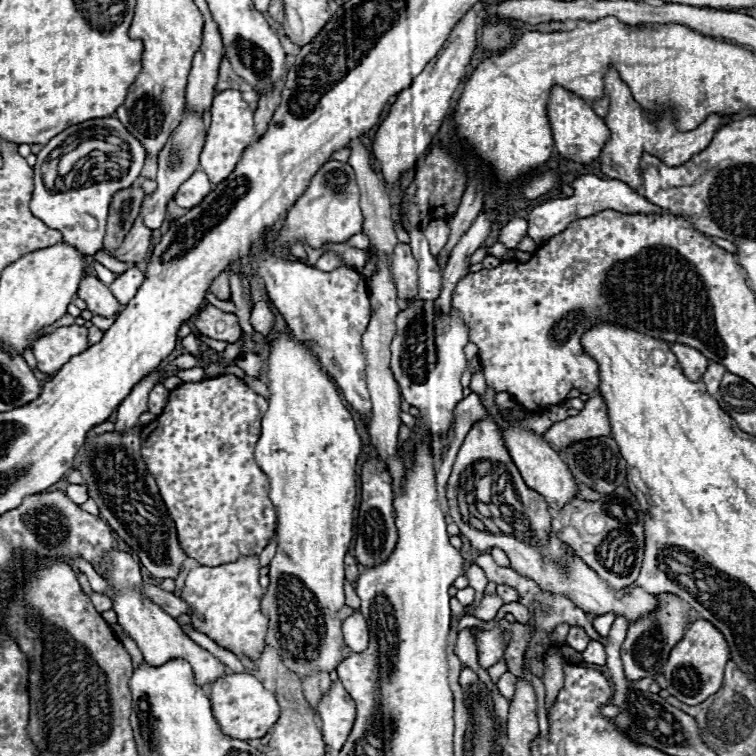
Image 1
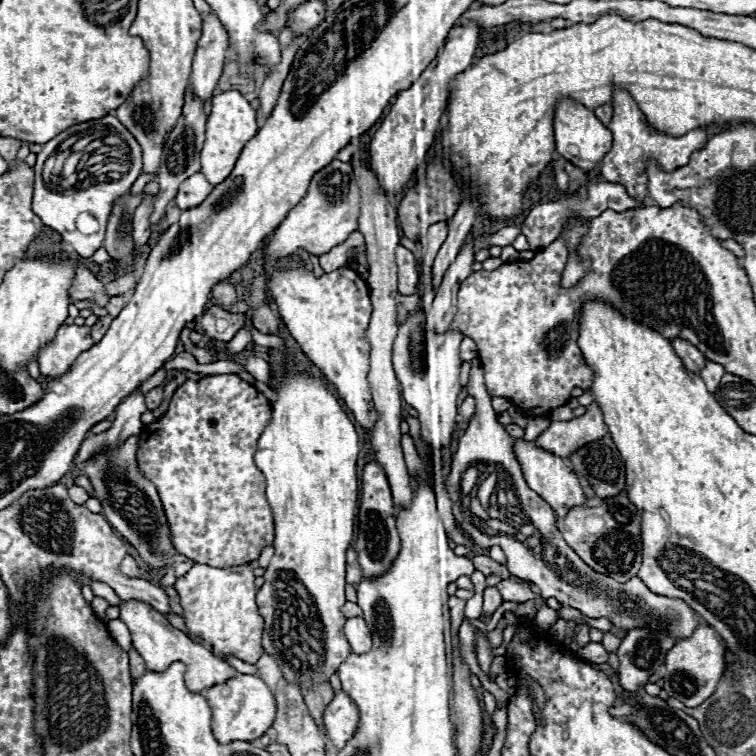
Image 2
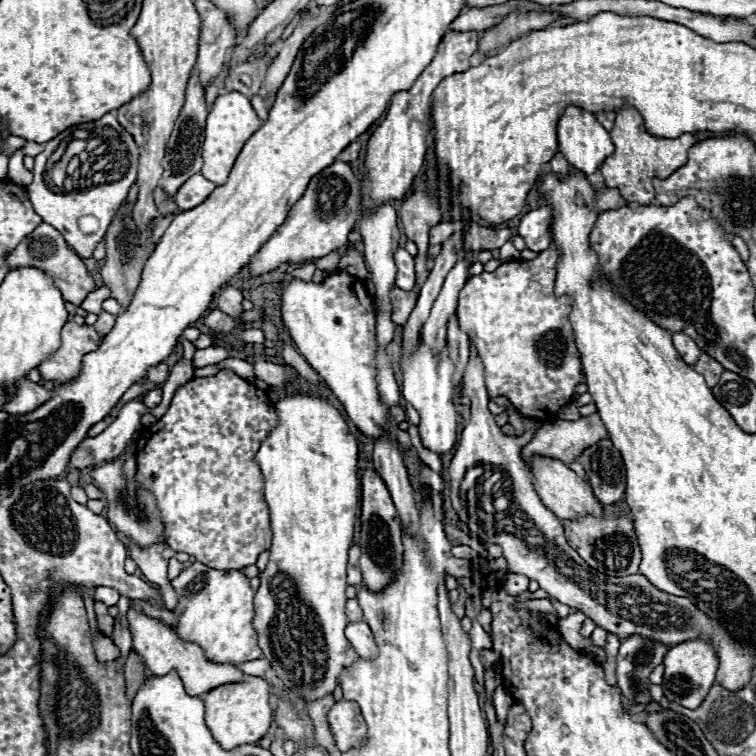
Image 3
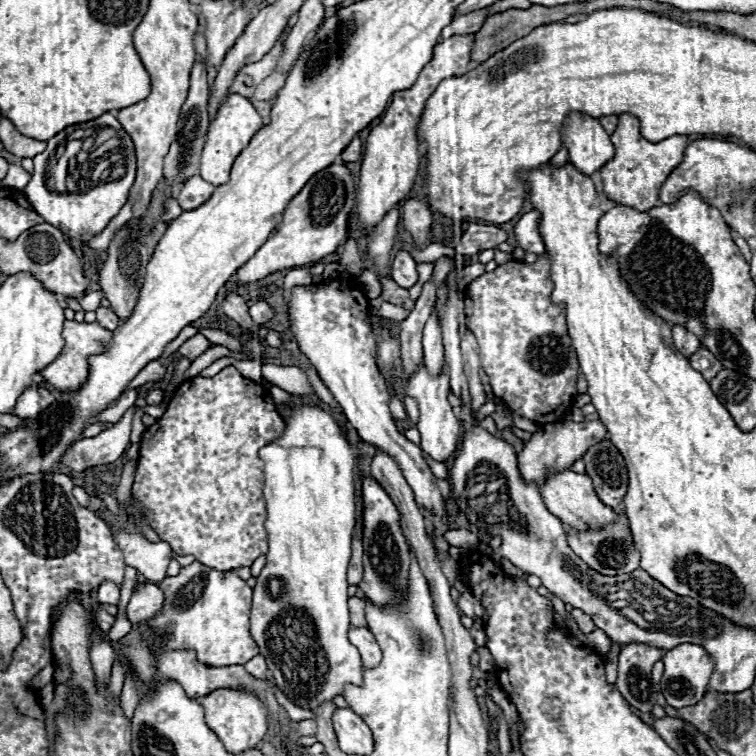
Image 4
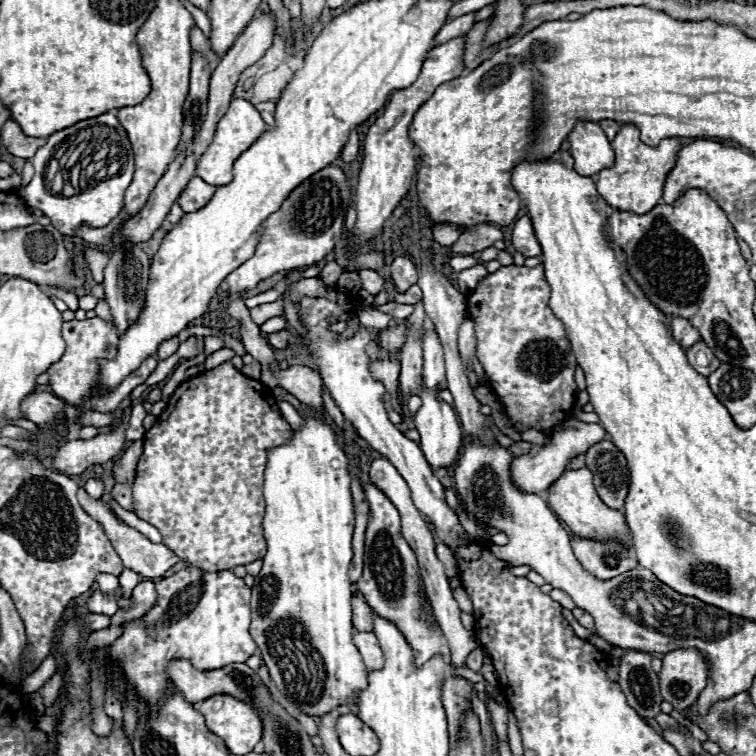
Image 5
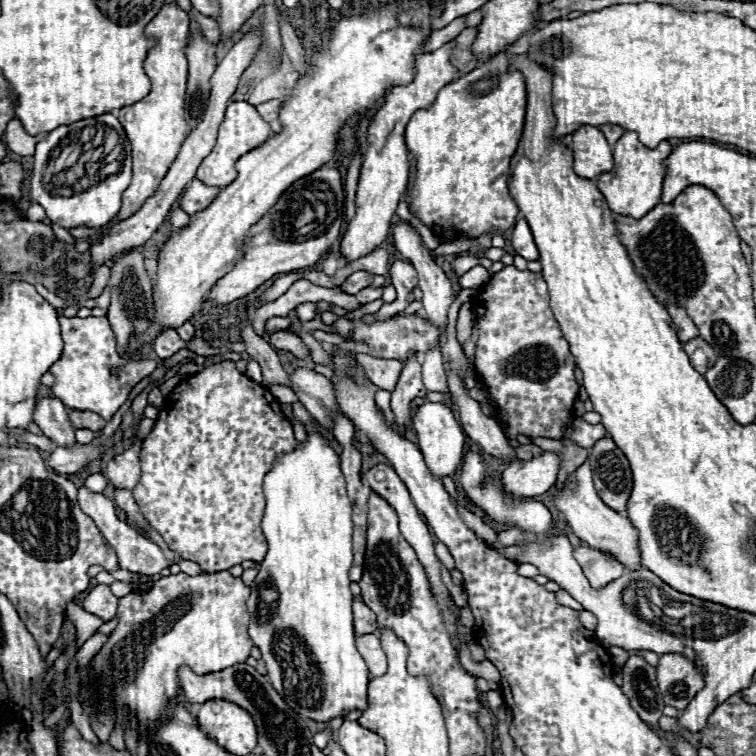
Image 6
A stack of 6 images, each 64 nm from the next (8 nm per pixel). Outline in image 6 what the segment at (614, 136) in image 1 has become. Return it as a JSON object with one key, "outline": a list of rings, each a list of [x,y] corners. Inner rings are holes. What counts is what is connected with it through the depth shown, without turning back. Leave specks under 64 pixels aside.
{"outline":[[[626,130],[618,142],[614,144],[614,168],[610,172],[604,172],[598,176],[598,188],[604,194],[610,210],[614,214],[624,214],[632,218],[642,218],[652,208],[660,204],[662,198],[662,182],[666,174],[664,160],[674,150],[674,146],[664,140],[656,148],[646,148],[636,132]]]}

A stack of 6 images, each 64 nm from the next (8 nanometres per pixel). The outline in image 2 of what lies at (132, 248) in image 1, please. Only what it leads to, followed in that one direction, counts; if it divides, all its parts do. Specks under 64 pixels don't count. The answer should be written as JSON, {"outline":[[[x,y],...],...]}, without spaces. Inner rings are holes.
{"outline":[[[144,194],[144,200],[136,208],[136,214],[132,220],[132,242],[138,252],[146,246],[146,242],[150,238],[150,224],[148,224],[150,214],[152,214],[152,196]]]}

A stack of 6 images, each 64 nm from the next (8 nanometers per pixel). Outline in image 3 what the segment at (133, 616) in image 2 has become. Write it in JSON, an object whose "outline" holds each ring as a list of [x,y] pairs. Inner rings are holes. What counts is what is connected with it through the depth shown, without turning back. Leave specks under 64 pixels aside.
{"outline":[[[128,608],[126,618],[132,630],[132,638],[134,638],[134,652],[140,654],[140,658],[146,662],[146,668],[158,676],[168,674],[172,668],[176,668],[190,696],[200,696],[208,690],[214,690],[216,686],[222,686],[228,682],[242,682],[246,678],[234,664],[218,664],[218,662],[208,660],[204,650],[200,650],[200,646],[196,646],[194,642],[182,640],[176,634],[176,630],[164,624],[160,618],[146,616],[140,608]]]}

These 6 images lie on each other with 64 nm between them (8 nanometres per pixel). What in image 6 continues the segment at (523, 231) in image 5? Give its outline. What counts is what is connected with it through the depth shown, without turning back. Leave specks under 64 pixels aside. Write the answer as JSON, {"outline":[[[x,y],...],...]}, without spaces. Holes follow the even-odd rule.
{"outline":[[[520,218],[516,222],[516,236],[512,234],[512,246],[514,246],[518,256],[522,256],[526,260],[538,260],[538,248],[534,244],[530,226],[528,226],[528,222],[524,218]]]}

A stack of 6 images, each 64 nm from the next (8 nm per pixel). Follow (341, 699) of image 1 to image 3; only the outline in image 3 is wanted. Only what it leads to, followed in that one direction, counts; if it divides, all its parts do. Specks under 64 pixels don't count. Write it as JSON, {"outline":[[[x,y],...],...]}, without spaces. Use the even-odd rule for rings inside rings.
{"outline":[[[344,698],[336,702],[328,712],[328,724],[340,752],[360,746],[366,738],[364,718],[360,716],[360,710],[356,710],[356,702]]]}

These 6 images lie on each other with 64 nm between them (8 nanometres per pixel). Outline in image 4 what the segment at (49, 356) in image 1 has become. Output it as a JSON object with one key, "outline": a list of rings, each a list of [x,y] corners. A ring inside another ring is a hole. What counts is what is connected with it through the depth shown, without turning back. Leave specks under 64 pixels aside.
{"outline":[[[66,320],[66,322],[64,322],[62,336],[64,336],[66,344],[64,344],[60,356],[58,356],[52,364],[48,364],[44,370],[40,370],[40,374],[42,374],[44,380],[46,380],[48,384],[52,384],[56,390],[72,392],[72,390],[78,390],[78,388],[82,386],[82,382],[86,380],[86,376],[88,376],[88,356],[100,354],[100,352],[104,350],[104,346],[110,342],[112,332],[100,328],[96,322],[86,324],[86,322]]]}

